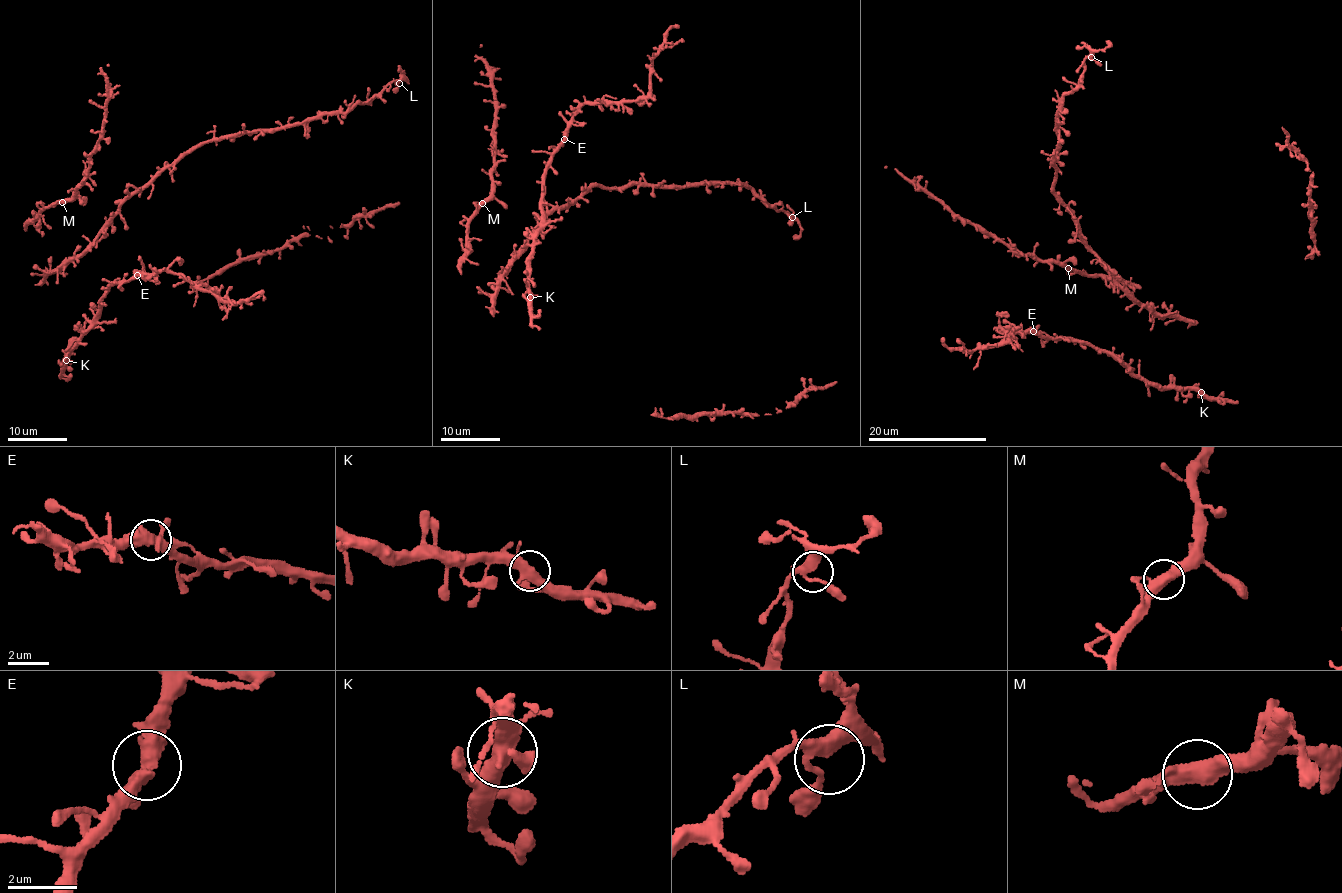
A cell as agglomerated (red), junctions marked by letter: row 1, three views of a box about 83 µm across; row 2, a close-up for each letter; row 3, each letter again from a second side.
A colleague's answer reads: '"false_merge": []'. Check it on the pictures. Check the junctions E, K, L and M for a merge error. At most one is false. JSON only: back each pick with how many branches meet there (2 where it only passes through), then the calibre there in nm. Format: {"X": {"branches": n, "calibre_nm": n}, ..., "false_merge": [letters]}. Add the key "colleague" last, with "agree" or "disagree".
{"false_merge": [], "colleague": "agree"}

